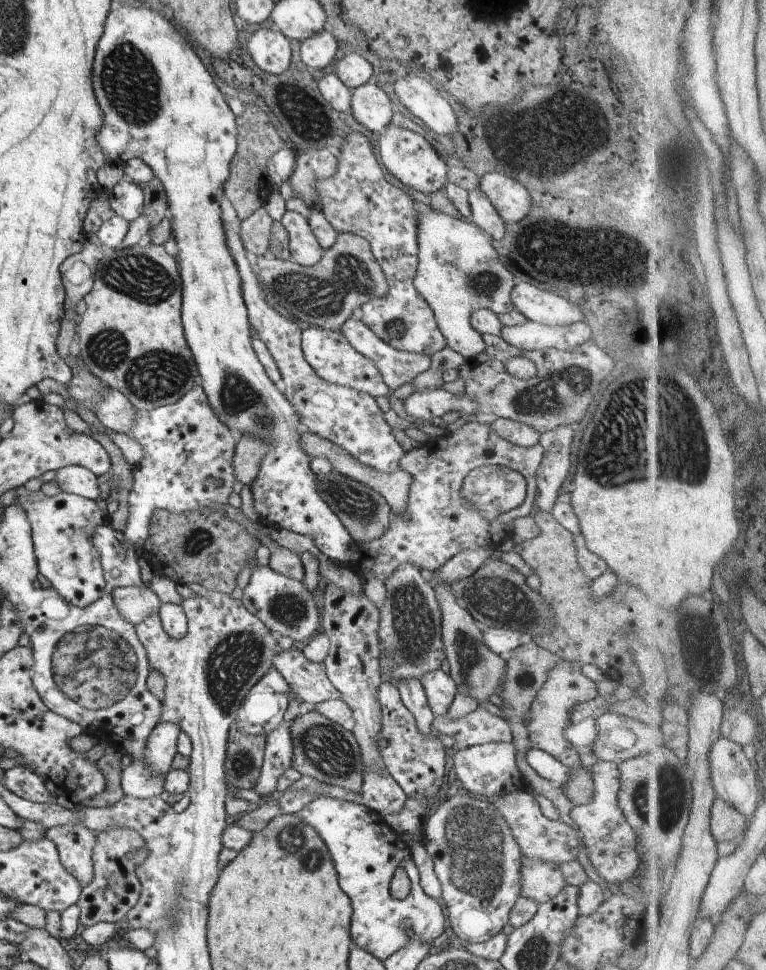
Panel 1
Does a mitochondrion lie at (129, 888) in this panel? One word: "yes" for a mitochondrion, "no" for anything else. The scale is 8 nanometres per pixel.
no

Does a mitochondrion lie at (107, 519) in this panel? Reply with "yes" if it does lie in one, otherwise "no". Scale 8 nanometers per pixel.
no

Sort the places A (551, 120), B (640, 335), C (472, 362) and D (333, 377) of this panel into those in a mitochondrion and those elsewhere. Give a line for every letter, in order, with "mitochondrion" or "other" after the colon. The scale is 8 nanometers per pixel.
A: mitochondrion
B: other
C: other
D: other

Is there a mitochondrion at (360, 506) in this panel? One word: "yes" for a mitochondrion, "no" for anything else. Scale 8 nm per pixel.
yes

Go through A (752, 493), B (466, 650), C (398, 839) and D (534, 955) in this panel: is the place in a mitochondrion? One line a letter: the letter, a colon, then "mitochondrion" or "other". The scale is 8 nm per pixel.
A: other
B: mitochondrion
C: other
D: mitochondrion

